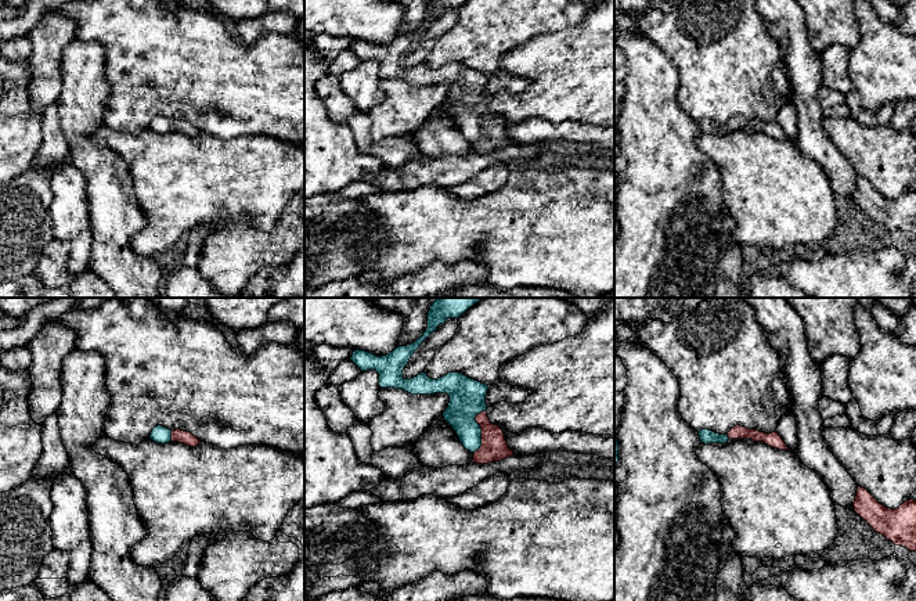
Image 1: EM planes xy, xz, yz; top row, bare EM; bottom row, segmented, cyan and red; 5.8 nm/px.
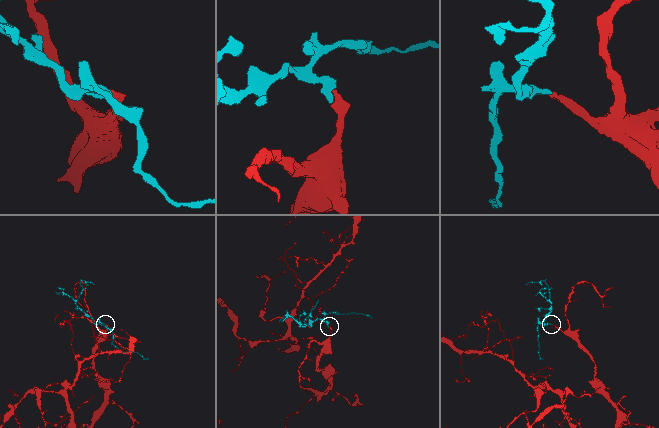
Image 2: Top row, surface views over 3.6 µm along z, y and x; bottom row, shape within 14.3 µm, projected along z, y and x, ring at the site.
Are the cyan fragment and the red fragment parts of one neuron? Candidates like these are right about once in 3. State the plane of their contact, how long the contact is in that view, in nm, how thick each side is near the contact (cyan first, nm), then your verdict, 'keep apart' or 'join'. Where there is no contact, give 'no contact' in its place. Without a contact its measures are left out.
xz | 280 nm | 200/150 nm | join

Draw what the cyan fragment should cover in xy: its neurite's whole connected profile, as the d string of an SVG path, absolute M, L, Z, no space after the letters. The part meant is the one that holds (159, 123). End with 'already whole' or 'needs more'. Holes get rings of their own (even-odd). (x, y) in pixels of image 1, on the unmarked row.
M158 115L152 119L149 129L162 134L169 132L178 132L191 137L195 137L201 133L201 130L196 126L194 126L191 122L181 119L170 120L162 115Z | needs more

